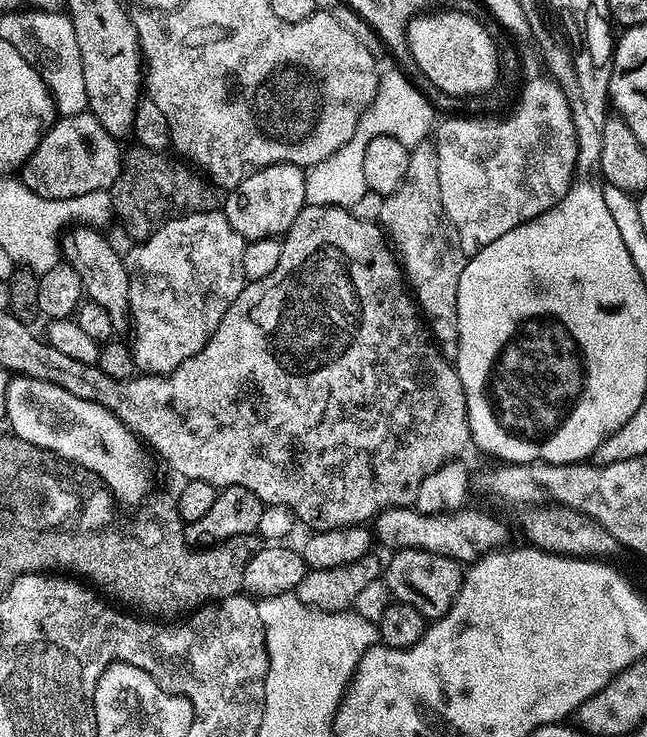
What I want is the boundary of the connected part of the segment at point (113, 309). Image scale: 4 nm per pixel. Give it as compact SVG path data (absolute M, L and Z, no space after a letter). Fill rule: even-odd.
M73 227L63 233L62 256L66 263L74 266L74 270L78 270L85 297L98 302L98 306L106 306L106 314L110 314L110 322L114 322L114 330L117 334L127 333L132 315L130 282L126 274L124 256L113 248L111 239L103 231L95 228Z

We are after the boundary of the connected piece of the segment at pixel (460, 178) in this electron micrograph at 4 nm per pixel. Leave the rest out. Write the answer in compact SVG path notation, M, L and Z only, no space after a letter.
M544 74L534 77L525 88L523 85L519 89L519 96L516 97L515 103L511 105L507 114L485 115L483 118L479 115L456 114L451 118L441 119L434 132L434 143L438 154L438 186L442 190L442 206L448 221L456 228L465 257L473 256L478 250L490 246L490 242L502 238L506 230L514 230L522 226L522 222L530 222L530 218L538 218L538 214L550 210L550 206L554 206L564 197L576 174L574 118L570 118L570 106L566 102L566 94L562 94L555 80Z

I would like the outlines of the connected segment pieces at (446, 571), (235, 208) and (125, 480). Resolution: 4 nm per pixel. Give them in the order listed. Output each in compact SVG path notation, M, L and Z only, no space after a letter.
M417 548L393 551L382 572L384 585L392 591L393 601L414 606L429 621L435 622L446 615L458 598L464 581L465 569L461 561L451 560L442 554L430 554Z
M271 164L252 171L237 188L227 193L222 211L230 226L246 242L283 237L294 226L294 218L305 208L305 169L298 164Z
M16 374L9 379L6 402L2 405L2 412L8 415L8 424L12 427L9 428L11 435L33 443L34 446L51 452L59 459L76 465L77 468L90 470L97 478L104 481L106 487L121 505L139 506L149 495L148 487L152 484L152 476L148 473L149 453L140 437L135 436L117 416L110 414L110 410L94 402L86 402L86 398L74 398L70 390L62 390L62 386L54 386L54 382Z

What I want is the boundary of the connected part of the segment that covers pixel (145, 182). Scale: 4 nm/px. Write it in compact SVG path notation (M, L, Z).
M132 146L129 152L127 149L123 153L120 173L110 191L112 211L119 227L125 228L136 242L145 240L166 226L166 222L177 220L179 216L215 212L222 204L221 197L216 197L217 189L183 159L168 152L155 152L139 146Z

